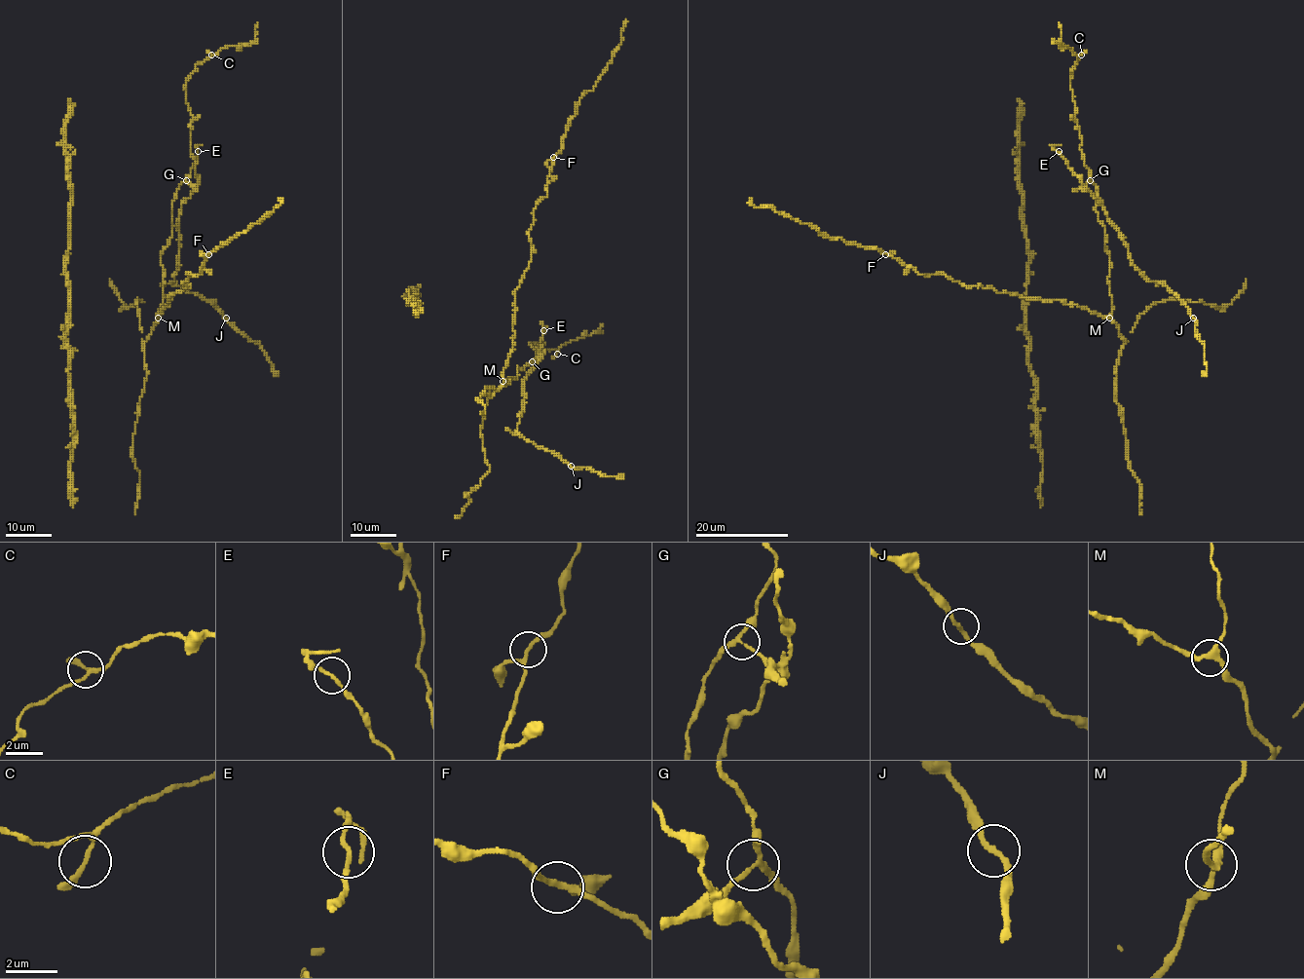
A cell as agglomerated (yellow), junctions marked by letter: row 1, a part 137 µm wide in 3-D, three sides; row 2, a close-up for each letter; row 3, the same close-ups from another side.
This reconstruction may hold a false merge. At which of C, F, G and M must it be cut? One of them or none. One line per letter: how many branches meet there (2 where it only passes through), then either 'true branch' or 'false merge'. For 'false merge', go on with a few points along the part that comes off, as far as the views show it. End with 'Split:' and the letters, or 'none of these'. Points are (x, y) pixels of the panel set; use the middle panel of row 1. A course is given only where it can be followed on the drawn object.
C: branches 3; true branch
F: branches 3; true branch
G: branches 3; false merge; course (532, 361), (539, 357), (524, 380), (525, 399), (516, 430), (574, 468), (588, 468), (624, 479)
M: branches 3; true branch
Split: G

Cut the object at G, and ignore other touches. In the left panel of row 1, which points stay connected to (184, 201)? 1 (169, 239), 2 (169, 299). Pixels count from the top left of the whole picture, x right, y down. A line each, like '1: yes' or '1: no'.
1: no
2: no

